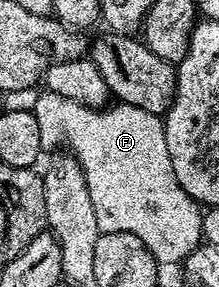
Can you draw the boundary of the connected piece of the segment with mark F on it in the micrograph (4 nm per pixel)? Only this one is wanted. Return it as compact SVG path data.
M47 89L42 93L34 105L32 104L32 111L40 126L42 146L50 149L60 144L62 137L70 144L69 152L77 157L84 171L88 191L92 195L92 207L96 207L99 234L127 232L136 235L162 267L184 262L194 249L203 244L203 210L198 202L187 195L184 187L176 183L176 175L172 171L172 159L168 155L163 118L157 113L140 111L140 107L131 105L114 103L109 107L93 109Z

